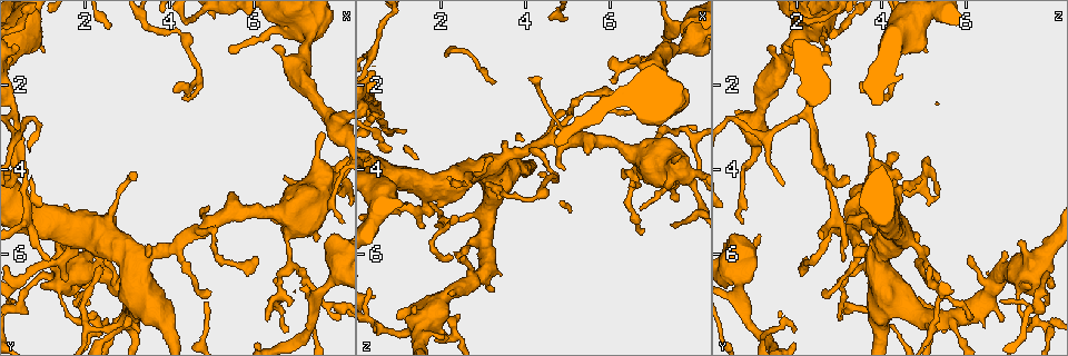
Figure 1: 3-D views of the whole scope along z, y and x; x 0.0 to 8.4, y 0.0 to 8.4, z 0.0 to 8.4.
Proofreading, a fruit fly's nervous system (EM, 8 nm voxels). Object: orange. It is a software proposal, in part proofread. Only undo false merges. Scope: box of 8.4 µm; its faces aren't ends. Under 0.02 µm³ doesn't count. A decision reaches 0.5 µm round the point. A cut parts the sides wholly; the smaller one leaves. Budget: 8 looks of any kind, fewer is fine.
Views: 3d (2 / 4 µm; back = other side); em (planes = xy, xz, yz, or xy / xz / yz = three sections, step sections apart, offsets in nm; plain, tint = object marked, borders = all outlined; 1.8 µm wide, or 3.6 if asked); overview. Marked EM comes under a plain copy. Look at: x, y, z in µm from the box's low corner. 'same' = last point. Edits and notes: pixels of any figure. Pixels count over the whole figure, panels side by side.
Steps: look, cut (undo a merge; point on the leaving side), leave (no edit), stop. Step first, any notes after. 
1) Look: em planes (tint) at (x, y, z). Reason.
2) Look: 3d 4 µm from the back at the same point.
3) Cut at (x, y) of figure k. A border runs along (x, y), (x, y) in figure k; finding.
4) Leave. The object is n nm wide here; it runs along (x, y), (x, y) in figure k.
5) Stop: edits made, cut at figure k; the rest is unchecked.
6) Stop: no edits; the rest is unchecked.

Look: em yz step 16 (tint) at (2.30, 7.75, 7.90). Calibre changes.

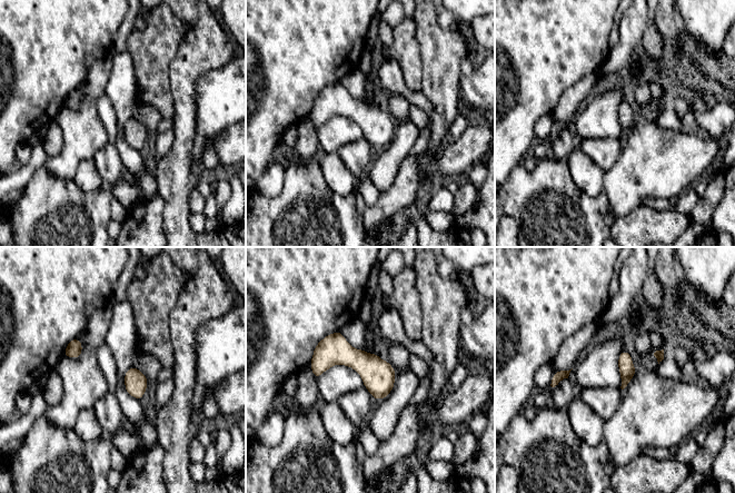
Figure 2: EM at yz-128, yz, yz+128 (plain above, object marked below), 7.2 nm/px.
Leave. The object is 120 nm wide here; all the same neuron.

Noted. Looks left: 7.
Look: 3d 4 µm at (6.75, 5.05, 3.70). Four or more arms meet.

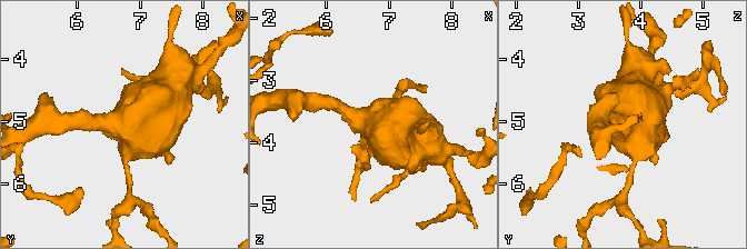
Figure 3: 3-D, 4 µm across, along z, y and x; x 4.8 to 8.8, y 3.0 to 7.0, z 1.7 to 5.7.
Look: em 3.6 µm planes (tint) at (6.70, 5.05, 3.65). Need the tissue.

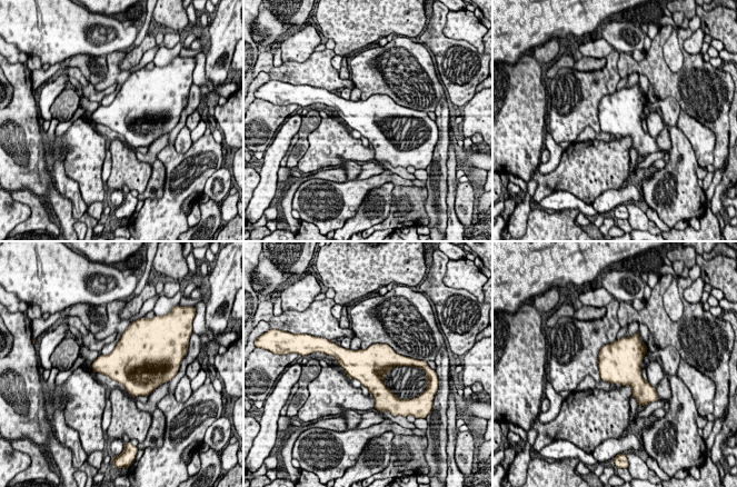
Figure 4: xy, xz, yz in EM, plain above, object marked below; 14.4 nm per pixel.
Leave. The object is 550 nm wide here; all the same neuron.

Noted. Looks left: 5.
Look: em xz step 16 (tint) at (6.65, 0.75, 2.60). Sharp bend.

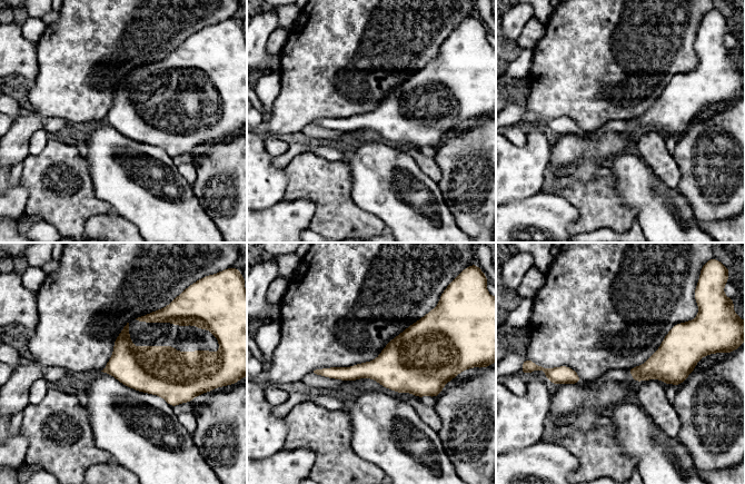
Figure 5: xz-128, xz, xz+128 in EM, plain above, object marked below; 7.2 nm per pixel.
Leave. All the same neuron.

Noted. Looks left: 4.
Stop: no edits; the rest is unchecked.

